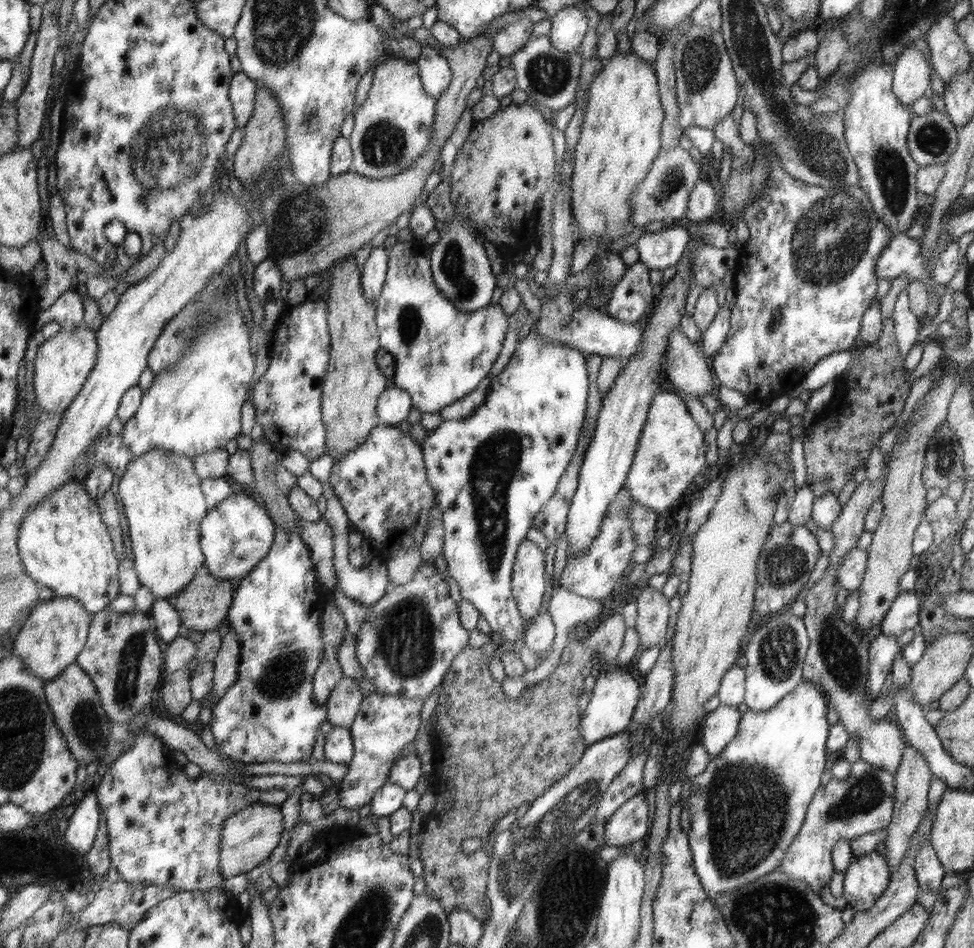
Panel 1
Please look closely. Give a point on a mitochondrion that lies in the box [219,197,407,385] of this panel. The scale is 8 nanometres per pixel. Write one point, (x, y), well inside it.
(288, 240)

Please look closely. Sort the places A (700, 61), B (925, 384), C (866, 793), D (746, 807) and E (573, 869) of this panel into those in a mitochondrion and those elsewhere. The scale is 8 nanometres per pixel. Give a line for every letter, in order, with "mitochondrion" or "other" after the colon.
A: mitochondrion
B: other
C: mitochondrion
D: mitochondrion
E: mitochondrion

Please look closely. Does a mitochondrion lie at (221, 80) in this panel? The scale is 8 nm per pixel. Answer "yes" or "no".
no

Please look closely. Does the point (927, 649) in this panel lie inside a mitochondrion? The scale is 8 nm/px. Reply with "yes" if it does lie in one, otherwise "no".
no

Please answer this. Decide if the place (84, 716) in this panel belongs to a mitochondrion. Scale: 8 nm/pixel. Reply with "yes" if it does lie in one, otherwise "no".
yes

